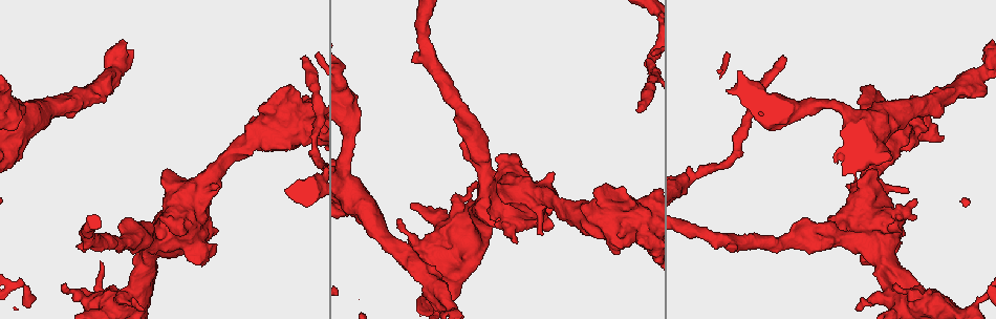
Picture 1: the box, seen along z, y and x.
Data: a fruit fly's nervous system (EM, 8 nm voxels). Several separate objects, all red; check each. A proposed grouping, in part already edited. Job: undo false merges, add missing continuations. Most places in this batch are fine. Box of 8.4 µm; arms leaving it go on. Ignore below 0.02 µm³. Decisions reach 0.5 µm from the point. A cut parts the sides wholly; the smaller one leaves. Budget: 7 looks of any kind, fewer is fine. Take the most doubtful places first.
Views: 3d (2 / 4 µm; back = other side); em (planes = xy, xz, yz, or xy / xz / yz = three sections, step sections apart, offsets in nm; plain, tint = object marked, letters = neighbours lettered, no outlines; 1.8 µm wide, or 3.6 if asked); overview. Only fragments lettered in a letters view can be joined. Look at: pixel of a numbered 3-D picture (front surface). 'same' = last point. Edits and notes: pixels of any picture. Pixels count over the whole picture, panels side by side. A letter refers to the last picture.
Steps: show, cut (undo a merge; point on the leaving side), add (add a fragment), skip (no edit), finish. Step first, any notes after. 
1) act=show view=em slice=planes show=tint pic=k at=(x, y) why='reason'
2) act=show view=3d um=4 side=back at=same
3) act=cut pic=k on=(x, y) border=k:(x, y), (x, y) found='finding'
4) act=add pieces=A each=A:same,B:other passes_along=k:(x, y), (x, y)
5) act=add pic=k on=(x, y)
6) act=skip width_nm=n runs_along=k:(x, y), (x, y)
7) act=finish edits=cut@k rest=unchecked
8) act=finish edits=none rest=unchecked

act=show view=em slice=xy step=8 show=letters pic=1 at=(302, 58) why='long arm stops here'

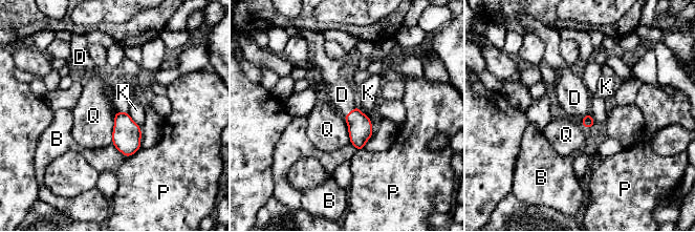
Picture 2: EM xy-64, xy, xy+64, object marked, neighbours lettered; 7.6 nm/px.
act=add pieces=D each=B:other,D:same,K:other,P:other,Q:other passes_along=2:(360, 127), (351, 110), (342, 95) found='the neuron continues'

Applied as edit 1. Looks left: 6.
act=show view=em slice=planes show=letters pic=1 at=(590, 215) why='sudden change in width'

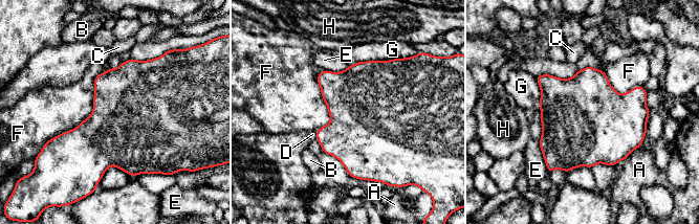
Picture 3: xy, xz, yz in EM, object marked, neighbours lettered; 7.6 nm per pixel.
act=skip each=A:other,B:other,C:other,D:other,E:other,F:other,G:other,H:other found='continuous, no second neuron'

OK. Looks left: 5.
act=show view=em um=3.6 slice=xz step=8 show=tint pic=1 at=(903, 285) why='sudden change in width'

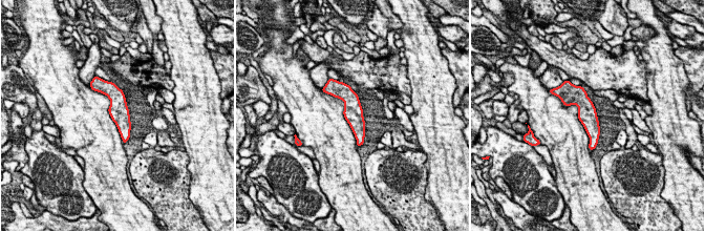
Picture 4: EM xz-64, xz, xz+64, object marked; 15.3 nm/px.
act=show view=em um=3.6 slice=planes show=letters at=same why='cut it another way'

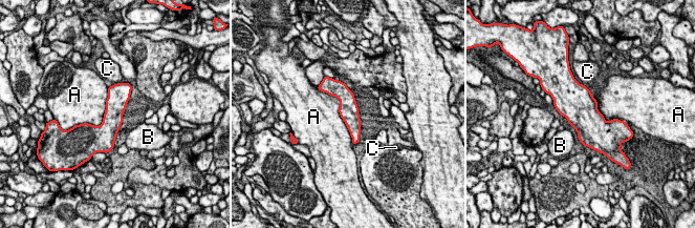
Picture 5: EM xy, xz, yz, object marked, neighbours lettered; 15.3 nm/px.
act=skip each=A:other,B:other,C:other border=5:(320, 90), (339, 100), (353, 144) found='one neuron here'

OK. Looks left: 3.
act=finish edits=add@2 rest=unchecked

